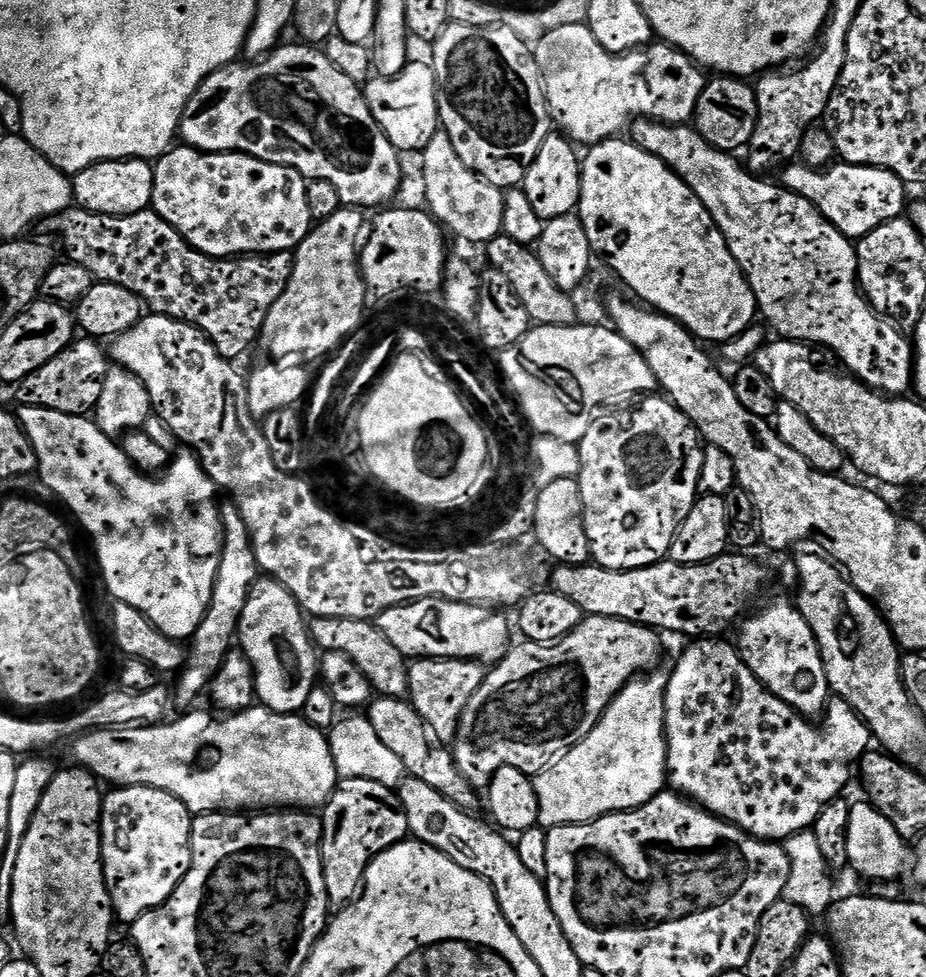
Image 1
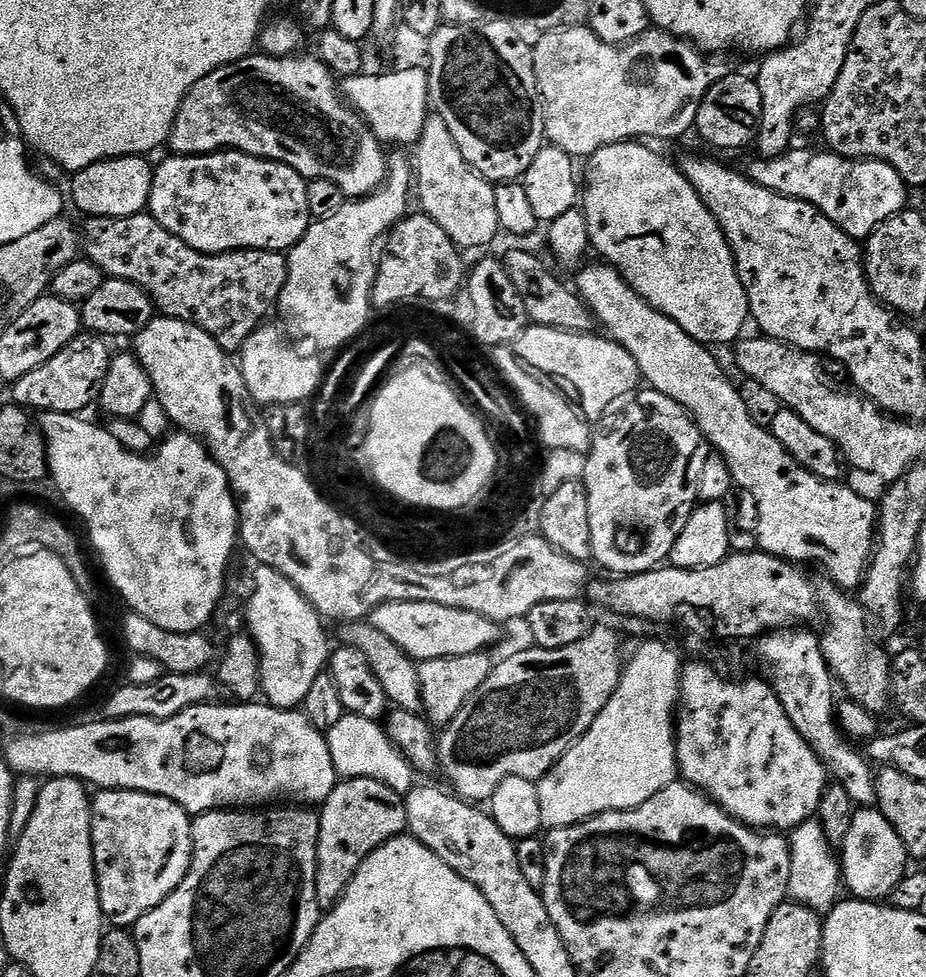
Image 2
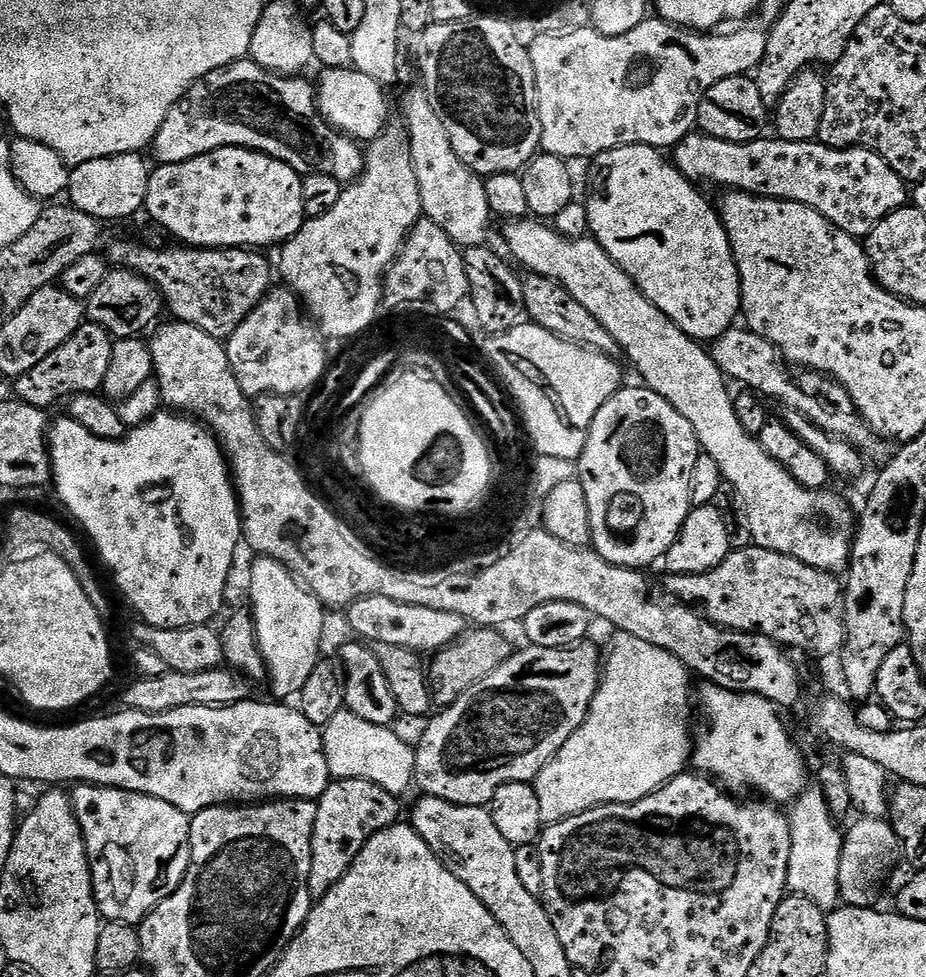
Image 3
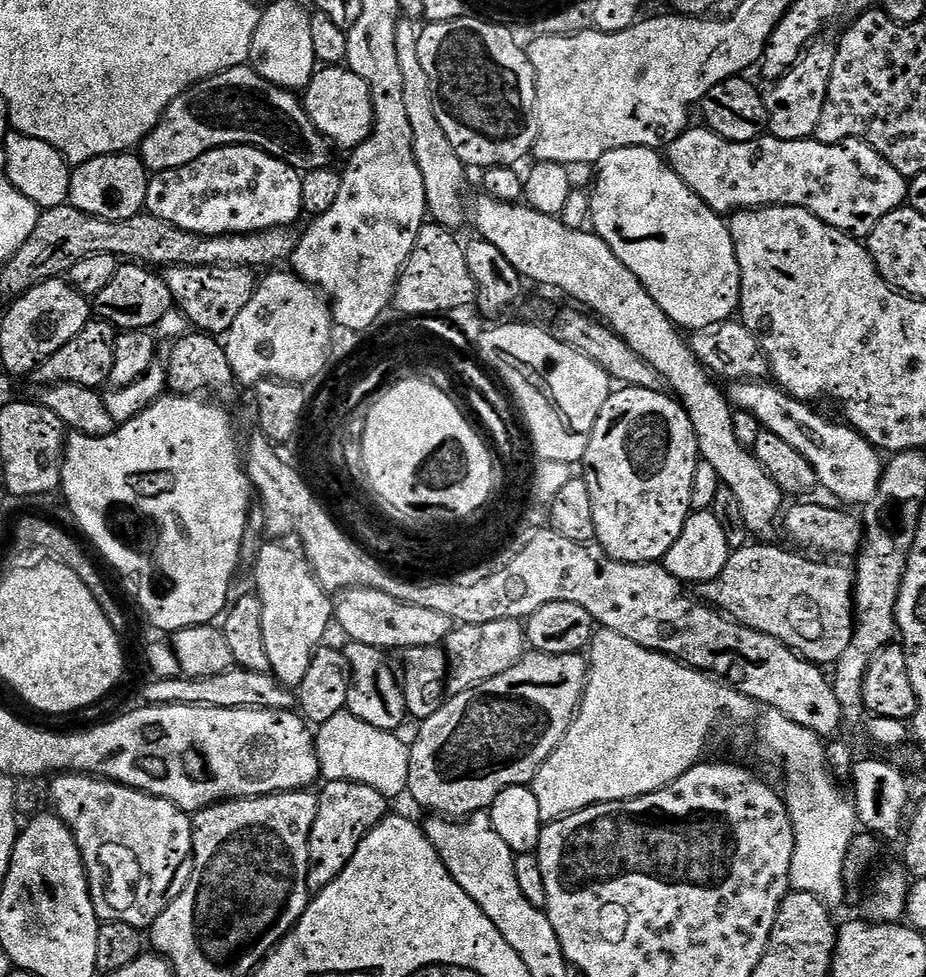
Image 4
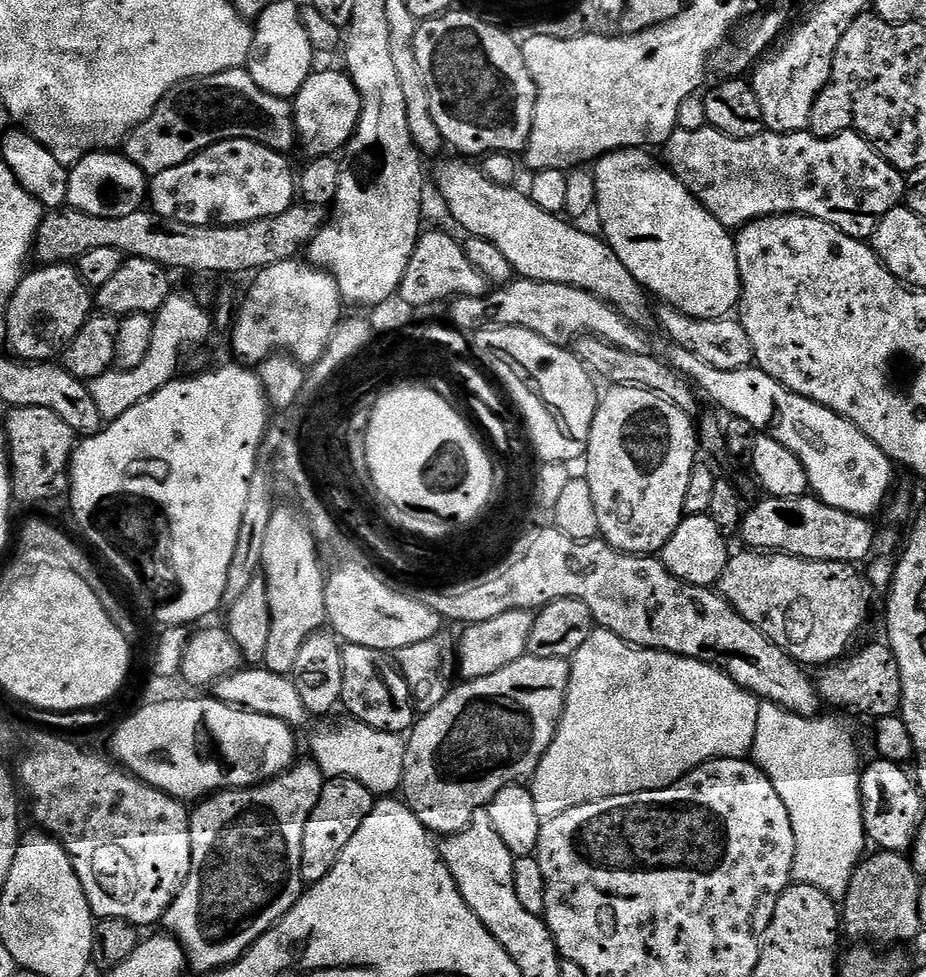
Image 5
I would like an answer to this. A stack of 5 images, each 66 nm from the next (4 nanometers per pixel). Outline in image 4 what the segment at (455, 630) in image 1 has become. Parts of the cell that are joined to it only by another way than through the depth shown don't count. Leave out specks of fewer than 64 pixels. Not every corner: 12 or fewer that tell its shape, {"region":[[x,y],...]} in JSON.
{"region":[[349,588],[334,620],[351,642],[435,648],[454,622],[373,588]]}

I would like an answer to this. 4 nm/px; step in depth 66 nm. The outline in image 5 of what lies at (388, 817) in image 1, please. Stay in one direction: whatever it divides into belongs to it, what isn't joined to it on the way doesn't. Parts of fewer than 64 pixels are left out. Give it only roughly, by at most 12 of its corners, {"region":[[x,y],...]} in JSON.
{"region":[[328,778],[302,834],[302,878],[322,882],[374,807]]}

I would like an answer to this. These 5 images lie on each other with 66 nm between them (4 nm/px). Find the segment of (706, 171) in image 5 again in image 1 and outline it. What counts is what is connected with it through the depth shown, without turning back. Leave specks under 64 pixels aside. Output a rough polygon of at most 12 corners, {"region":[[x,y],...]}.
{"region":[[792,162],[783,187],[853,242],[905,215],[890,170]]}

